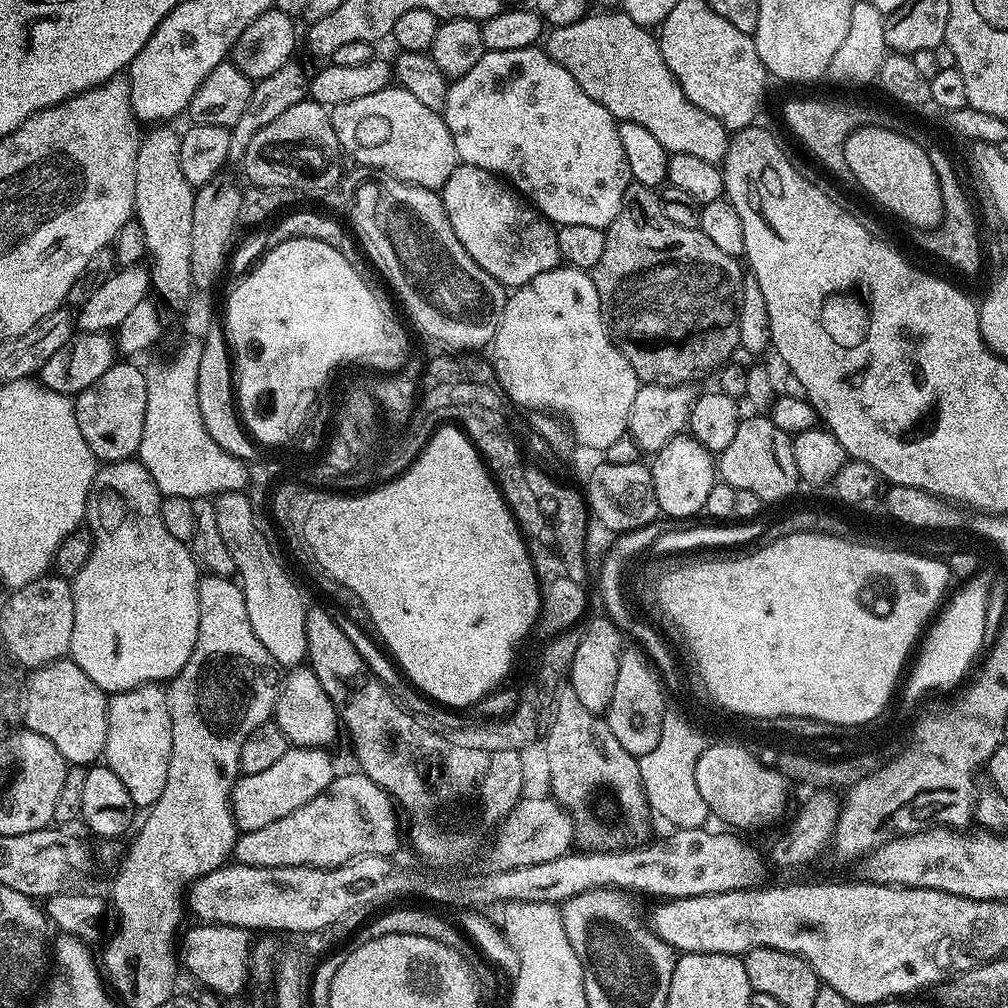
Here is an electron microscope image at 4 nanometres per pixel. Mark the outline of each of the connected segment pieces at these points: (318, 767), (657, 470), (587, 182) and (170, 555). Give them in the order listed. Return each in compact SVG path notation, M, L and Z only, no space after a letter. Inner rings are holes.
M292 746L289 747L286 754L282 754L282 758L278 758L278 762L274 762L274 766L269 766L258 774L241 775L232 788L230 797L232 818L236 821L237 829L240 832L262 830L262 826L270 826L270 822L278 822L278 818L286 818L286 814L294 814L294 810L298 810L298 806L306 806L306 802L310 802L310 798L322 794L332 785L334 779L332 760L327 756L328 754L323 748L297 748Z
M681 434L670 438L662 450L651 457L654 490L661 513L666 517L673 516L676 522L684 522L687 516L701 515L707 506L711 488L718 481L718 464L713 453L708 451L690 434Z
M533 46L522 50L502 50L501 52L485 51L484 56L478 58L478 63L467 74L462 74L462 78L449 83L446 106L442 115L450 130L450 138L454 138L454 150L459 163L478 166L487 172L495 172L497 176L507 181L519 195L523 196L533 208L551 220L553 225L573 224L574 226L598 226L607 229L608 225L614 222L614 218L618 218L618 214L622 210L622 198L630 183L626 154L622 154L622 138L618 138L620 125L612 117L610 110L606 110L606 106L602 106L598 102L594 102L594 98L590 98L590 94L586 94L582 90L582 86L578 86L578 82L574 82L574 78L570 78L570 73L562 70L562 66L558 66L558 62L554 62L554 58L550 58L543 47Z
M136 458L105 463L103 466L97 467L96 476L92 479L92 489L88 495L86 513L86 527L93 538L92 553L90 558L86 558L86 566L82 566L82 570L78 570L78 574L73 576L70 581L74 594L74 634L70 638L70 646L72 647L70 658L105 694L125 692L131 688L137 688L139 684L155 684L171 680L173 676L180 673L182 666L186 666L186 658L190 658L196 645L198 622L200 621L196 585L202 579L202 572L199 572L201 569L198 567L193 549L187 543L174 538L174 535L170 534L169 530L166 530L166 526L163 525L160 513L161 499L154 478L150 478L146 466Z

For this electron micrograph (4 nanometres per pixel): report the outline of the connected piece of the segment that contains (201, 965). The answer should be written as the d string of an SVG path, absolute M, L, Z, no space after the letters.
M225 924L195 925L182 936L182 964L188 967L188 972L196 980L205 984L205 989L219 994L224 998L236 998L240 991L247 989L250 984L250 944L248 946L249 929L235 928Z

